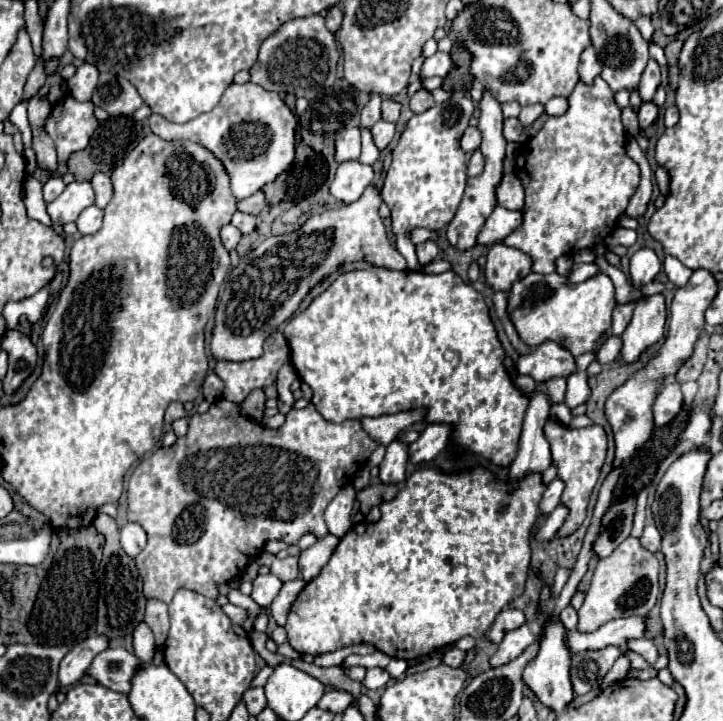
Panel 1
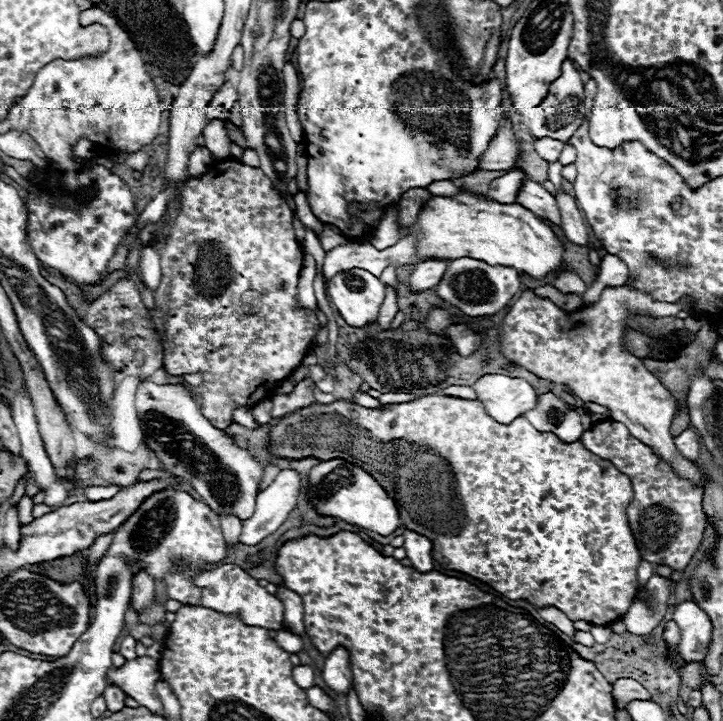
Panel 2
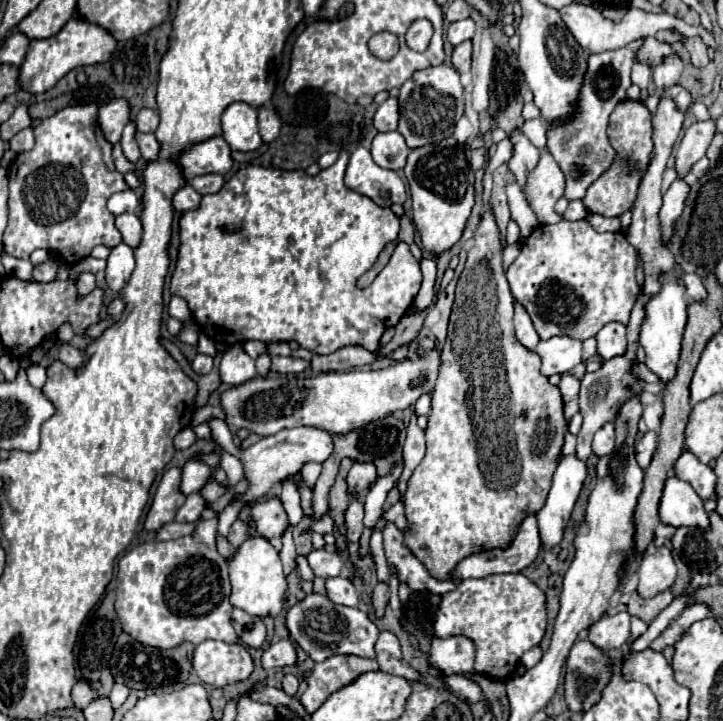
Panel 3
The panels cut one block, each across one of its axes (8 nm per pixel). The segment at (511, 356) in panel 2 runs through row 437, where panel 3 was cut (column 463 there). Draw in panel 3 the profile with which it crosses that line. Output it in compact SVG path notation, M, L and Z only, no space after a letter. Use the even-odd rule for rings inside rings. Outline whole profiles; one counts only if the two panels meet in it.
M462 634L450 638L434 638L428 660L444 674L466 674L474 670L476 646L468 636Z

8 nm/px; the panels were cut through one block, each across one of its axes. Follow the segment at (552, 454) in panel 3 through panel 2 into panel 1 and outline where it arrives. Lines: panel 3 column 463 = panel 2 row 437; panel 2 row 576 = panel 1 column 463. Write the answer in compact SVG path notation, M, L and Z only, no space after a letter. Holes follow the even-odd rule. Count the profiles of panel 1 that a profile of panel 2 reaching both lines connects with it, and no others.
M422 468L416 470L404 484L404 488L398 492L398 496L390 502L382 502L380 504L380 512L384 514L384 518L380 518L380 522L376 524L356 524L338 544L338 548L334 550L332 558L328 560L328 564L322 568L322 572L304 586L304 590L298 594L296 602L292 604L290 612L288 612L288 622L286 622L286 634L288 634L288 642L294 650L298 650L300 654L310 654L310 656L320 656L326 652L334 652L338 648L344 646L352 646L352 644L360 644L360 642L370 642L374 644L380 652L388 654L390 658L404 658L404 660L414 660L420 656L426 656L442 646L454 644L464 636L472 636L472 638L482 638L484 632L488 632L488 628L492 626L494 618L498 616L498 612L510 604L514 598L518 598L524 592L524 582L528 576L528 564L530 564L530 534L532 528L536 524L538 518L538 502L542 498L544 486L540 482L540 476L528 476L528 480L524 480L524 484L520 484L520 488L516 488L516 492L512 496L508 496L508 484L506 482L496 482L492 478L492 474L488 470L470 470L464 474L442 474L436 468Z

